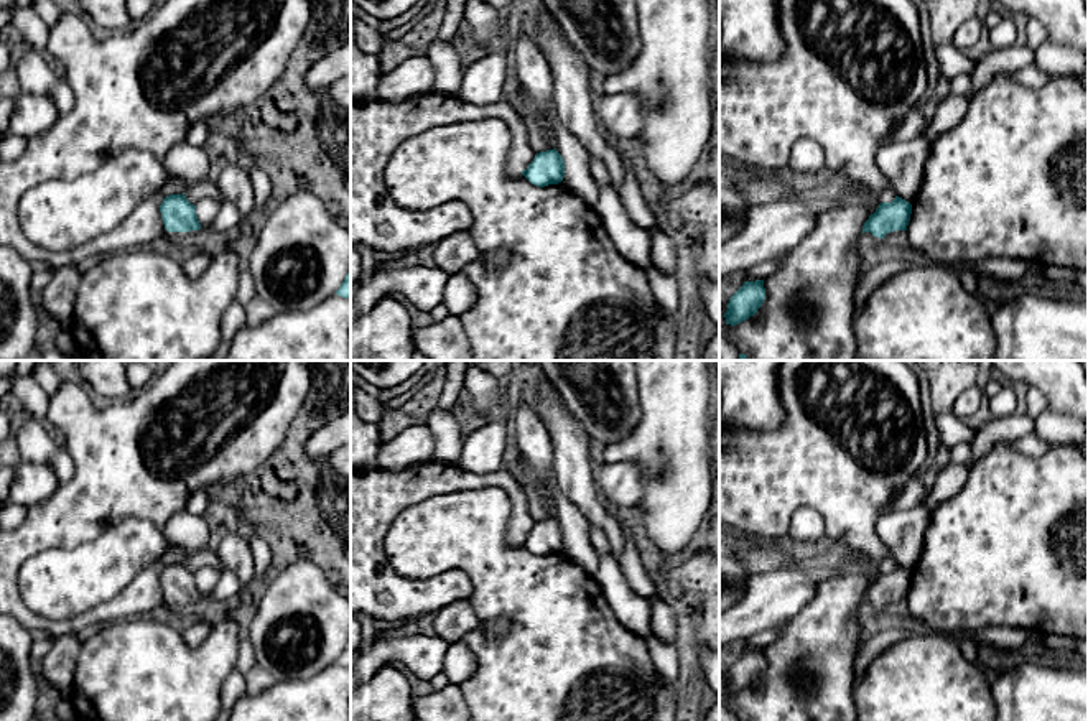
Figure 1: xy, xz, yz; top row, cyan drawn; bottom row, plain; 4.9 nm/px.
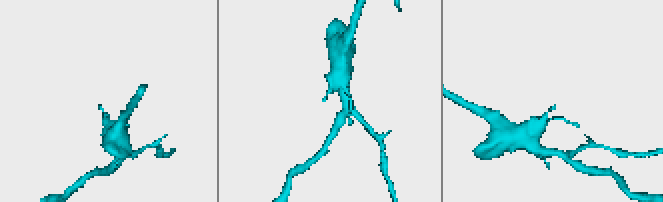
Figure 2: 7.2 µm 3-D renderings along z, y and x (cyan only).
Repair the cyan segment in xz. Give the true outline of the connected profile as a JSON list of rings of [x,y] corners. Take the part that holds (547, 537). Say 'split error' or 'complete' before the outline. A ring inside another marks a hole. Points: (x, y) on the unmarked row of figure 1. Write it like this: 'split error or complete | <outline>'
complete | [[[553,519],[540,520],[522,543],[535,555],[558,553],[565,545],[565,530],[561,523]]]

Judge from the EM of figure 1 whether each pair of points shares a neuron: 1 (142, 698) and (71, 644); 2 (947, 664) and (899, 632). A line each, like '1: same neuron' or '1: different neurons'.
1: different neurons
2: different neurons

